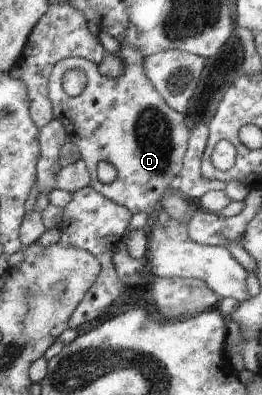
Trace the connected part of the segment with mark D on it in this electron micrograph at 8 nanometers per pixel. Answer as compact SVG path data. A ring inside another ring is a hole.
M120 45L119 58L123 63L123 72L111 78L100 75L97 65L90 60L74 56L60 60L51 69L48 86L48 97L53 107L53 115L60 118L68 141L79 149L81 160L84 161L91 177L92 186L100 195L106 199L126 207L132 215L146 212L148 215L158 206L160 196L164 190L176 185L180 169L182 169L183 157L185 156L189 142L189 129L184 124L185 115L174 111L165 102L165 99L156 91L149 82L143 68L145 58L136 48ZM70 67L80 67L88 75L84 93L78 97L68 97L62 89L62 75ZM98 161L108 161L117 171L117 178L110 184L102 184L96 176L96 165Z

